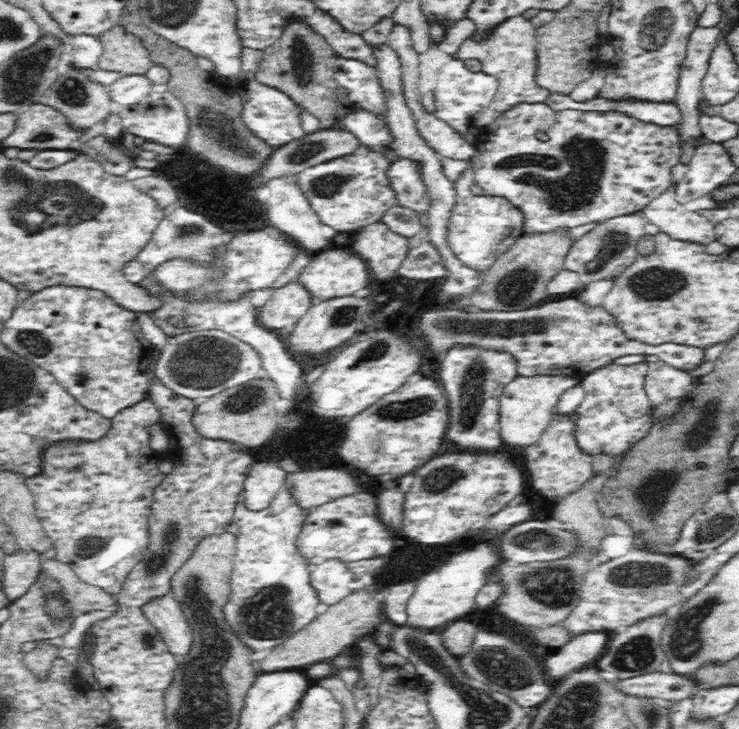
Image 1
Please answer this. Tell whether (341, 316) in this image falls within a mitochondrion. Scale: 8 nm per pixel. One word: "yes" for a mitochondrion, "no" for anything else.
yes

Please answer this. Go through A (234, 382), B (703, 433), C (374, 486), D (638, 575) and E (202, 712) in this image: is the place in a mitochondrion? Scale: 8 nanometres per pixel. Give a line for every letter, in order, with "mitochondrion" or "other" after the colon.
A: mitochondrion
B: mitochondrion
C: other
D: mitochondrion
E: mitochondrion

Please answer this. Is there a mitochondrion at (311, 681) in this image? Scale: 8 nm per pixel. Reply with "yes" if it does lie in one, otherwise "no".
no

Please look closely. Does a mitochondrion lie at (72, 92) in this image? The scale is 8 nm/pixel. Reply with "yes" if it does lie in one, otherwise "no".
yes

